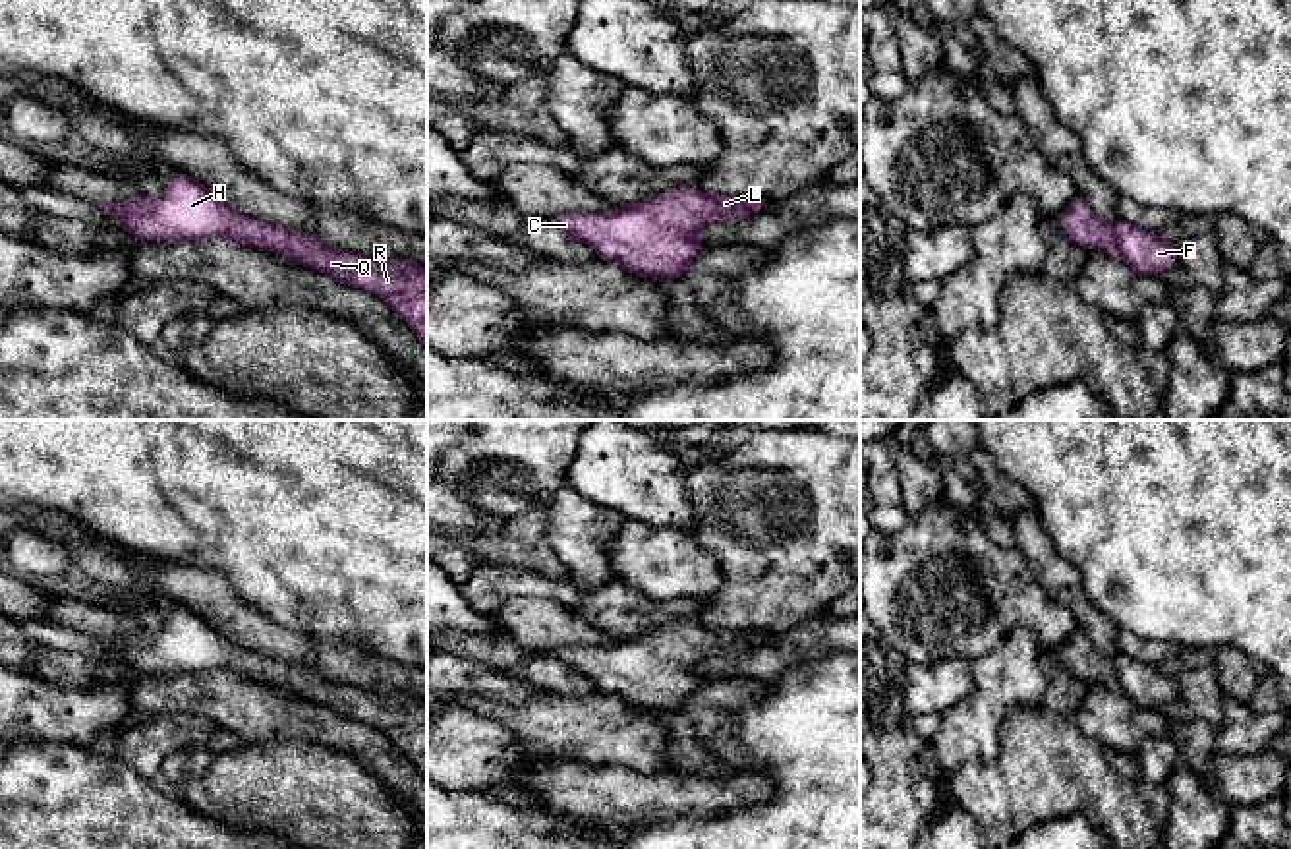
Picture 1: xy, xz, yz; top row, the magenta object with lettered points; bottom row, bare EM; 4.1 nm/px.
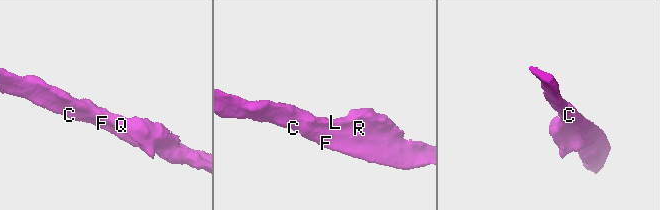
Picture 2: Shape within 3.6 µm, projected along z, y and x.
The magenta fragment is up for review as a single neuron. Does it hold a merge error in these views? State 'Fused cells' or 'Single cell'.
Single cell

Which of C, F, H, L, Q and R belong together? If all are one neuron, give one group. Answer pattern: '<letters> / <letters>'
C F H L Q R

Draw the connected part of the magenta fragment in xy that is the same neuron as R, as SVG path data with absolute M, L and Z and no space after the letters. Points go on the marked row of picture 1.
M186 172L166 180L157 201L137 195L114 205L93 203L137 240L224 236L363 288L379 296L427 350L427 271L410 259L373 259L332 248L307 230L261 222Z

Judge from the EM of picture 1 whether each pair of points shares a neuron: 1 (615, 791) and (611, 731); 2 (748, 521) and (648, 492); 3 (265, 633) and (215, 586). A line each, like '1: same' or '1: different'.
1: different
2: different
3: same

